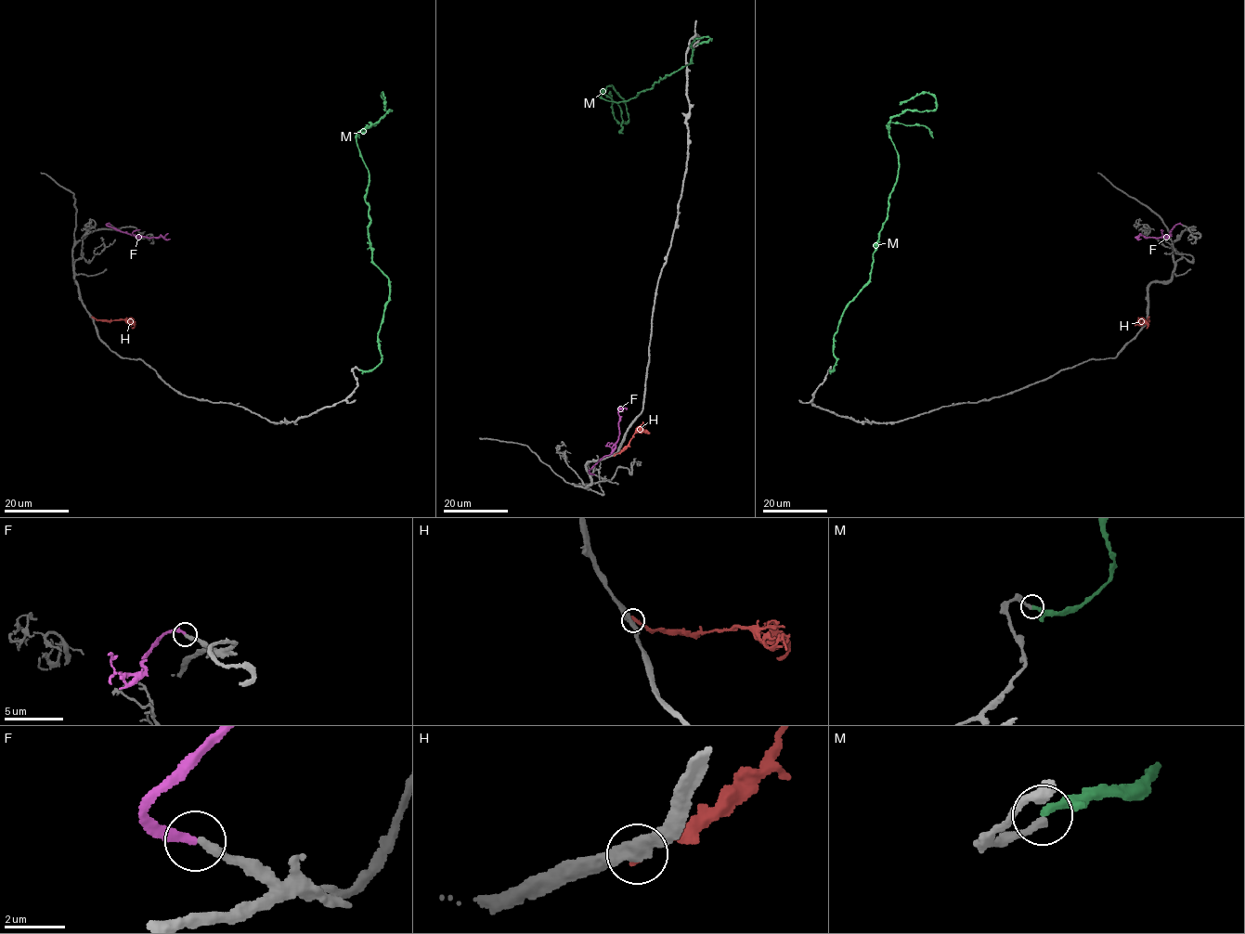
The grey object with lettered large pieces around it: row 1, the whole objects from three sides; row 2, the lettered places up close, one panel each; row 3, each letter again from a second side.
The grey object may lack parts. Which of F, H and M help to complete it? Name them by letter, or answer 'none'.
F, M

